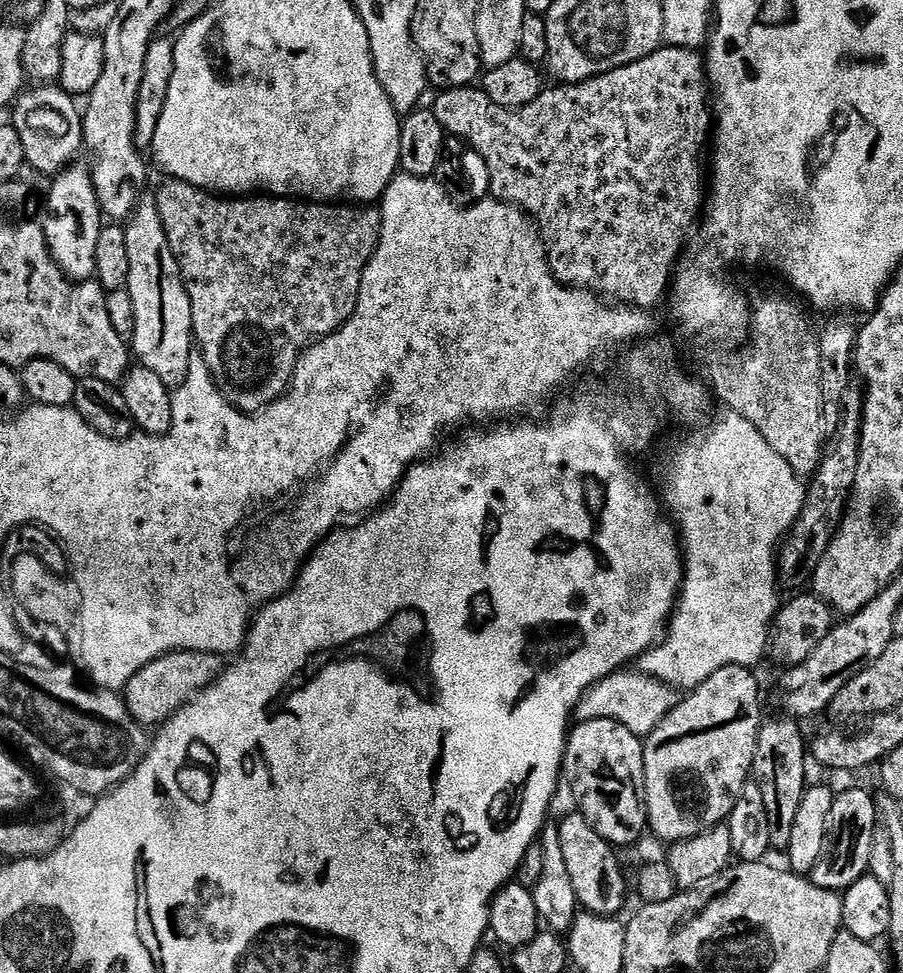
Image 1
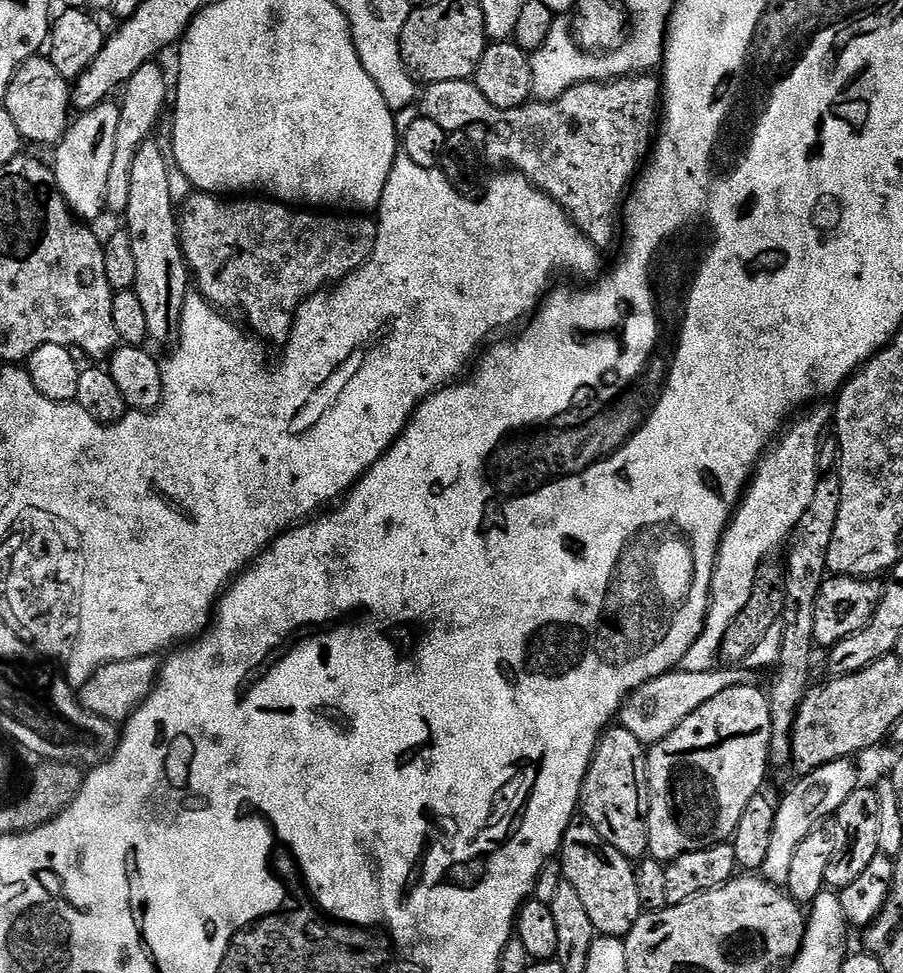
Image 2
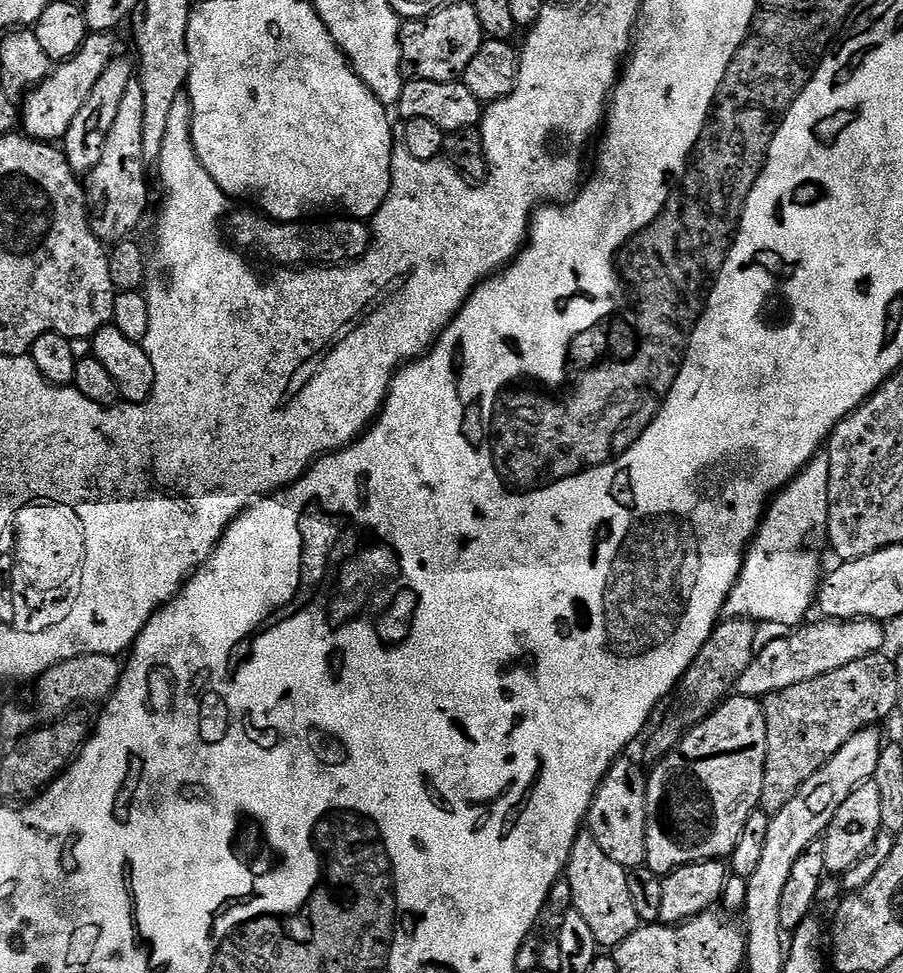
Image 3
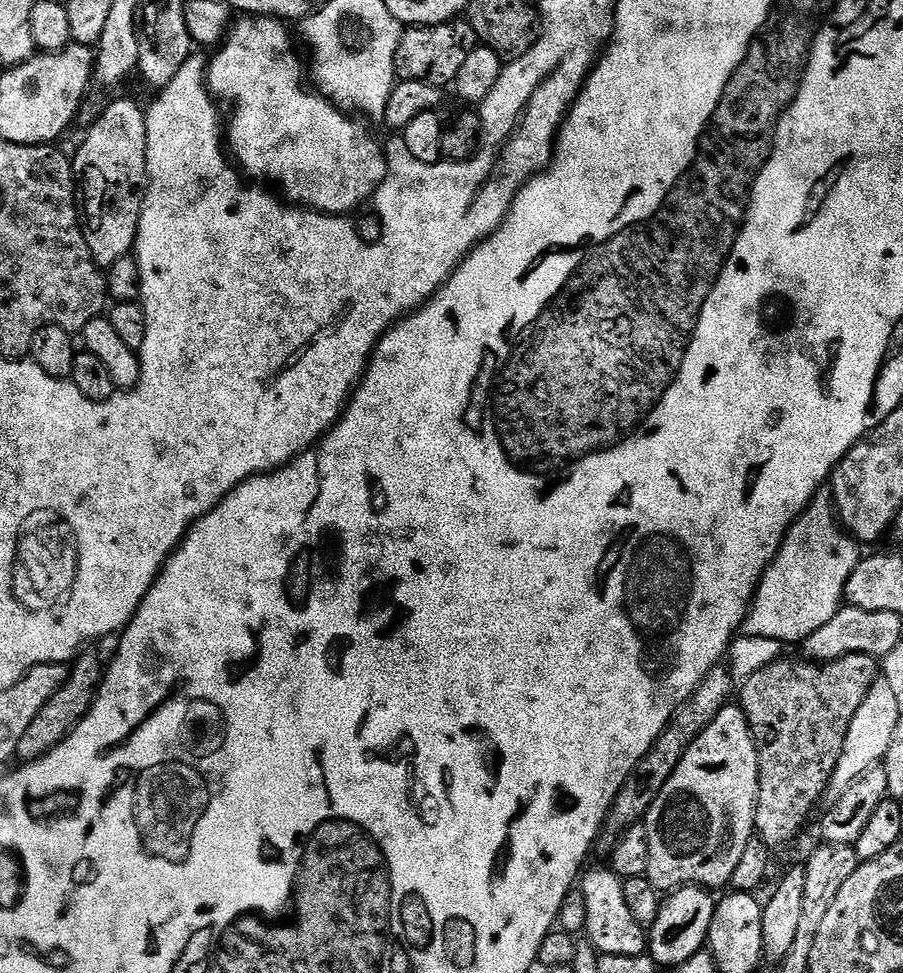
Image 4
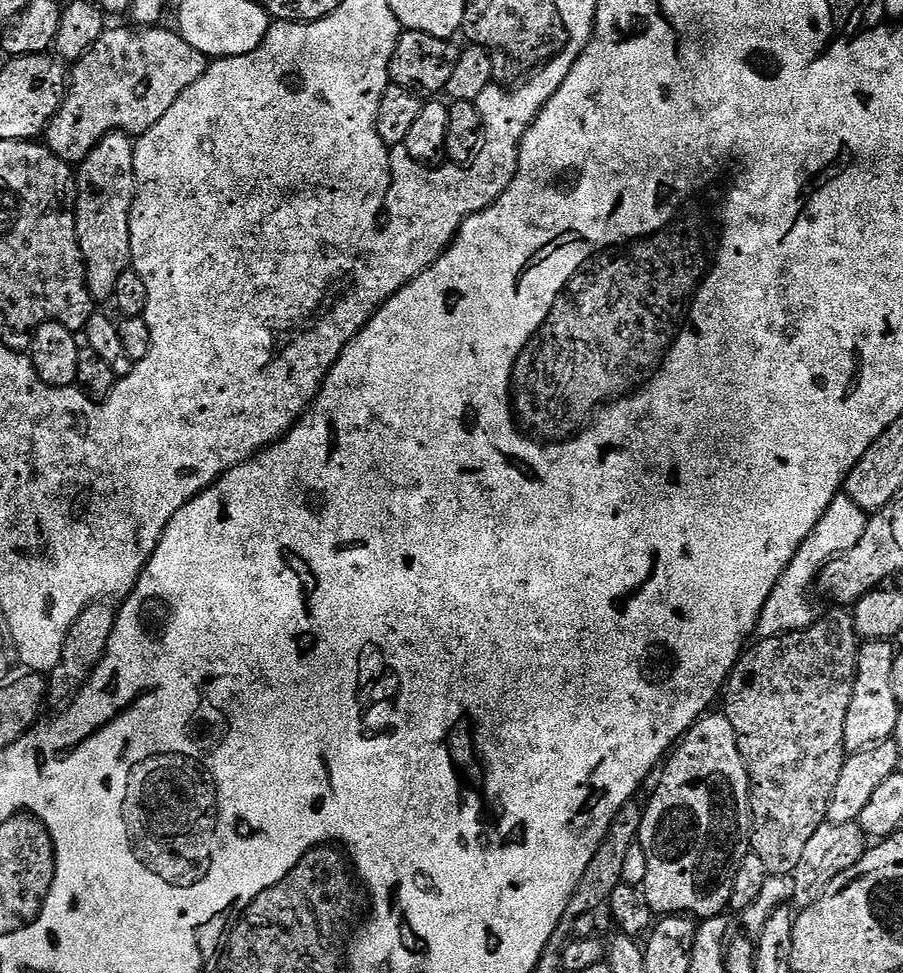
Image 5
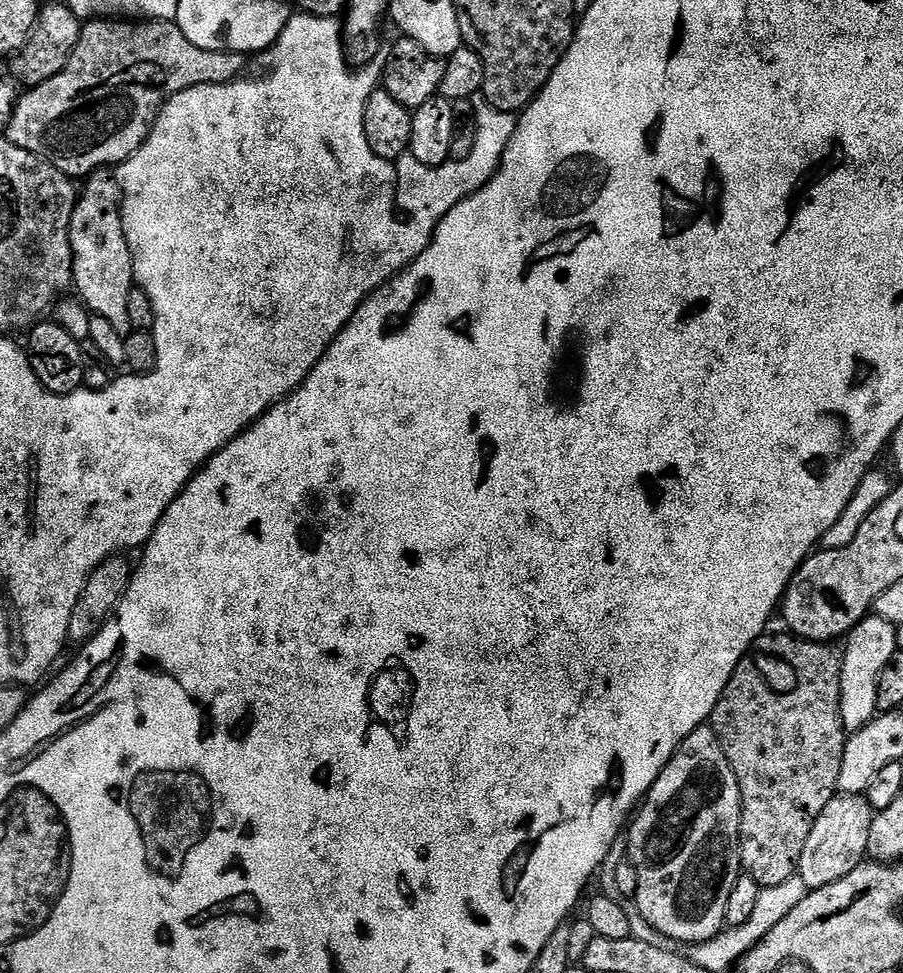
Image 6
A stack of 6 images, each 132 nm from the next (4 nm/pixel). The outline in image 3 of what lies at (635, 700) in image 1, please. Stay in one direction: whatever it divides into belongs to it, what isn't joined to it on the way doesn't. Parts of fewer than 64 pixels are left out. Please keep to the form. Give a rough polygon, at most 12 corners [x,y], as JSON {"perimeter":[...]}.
{"perimeter":[[820,618],[757,651],[760,700],[885,651],[879,620]]}

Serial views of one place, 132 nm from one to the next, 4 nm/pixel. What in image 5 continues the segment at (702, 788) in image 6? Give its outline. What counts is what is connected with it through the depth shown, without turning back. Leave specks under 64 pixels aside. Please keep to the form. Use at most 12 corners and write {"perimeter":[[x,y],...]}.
{"perimeter":[[701,716],[643,805],[656,914],[728,908],[750,851],[734,726]]}

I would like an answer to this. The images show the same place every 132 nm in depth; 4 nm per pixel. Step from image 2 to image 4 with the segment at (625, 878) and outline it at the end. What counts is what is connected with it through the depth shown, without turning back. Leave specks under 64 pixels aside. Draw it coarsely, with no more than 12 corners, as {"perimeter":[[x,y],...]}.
{"perimeter":[[611,867],[583,873],[584,932],[600,954],[645,955],[648,937]]}

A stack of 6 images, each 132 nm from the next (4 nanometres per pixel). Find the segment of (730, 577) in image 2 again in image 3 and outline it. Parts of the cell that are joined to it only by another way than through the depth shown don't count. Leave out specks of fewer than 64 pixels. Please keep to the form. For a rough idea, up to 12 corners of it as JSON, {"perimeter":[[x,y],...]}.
{"perimeter":[[830,458],[768,505],[725,617],[805,623],[822,571]]}

